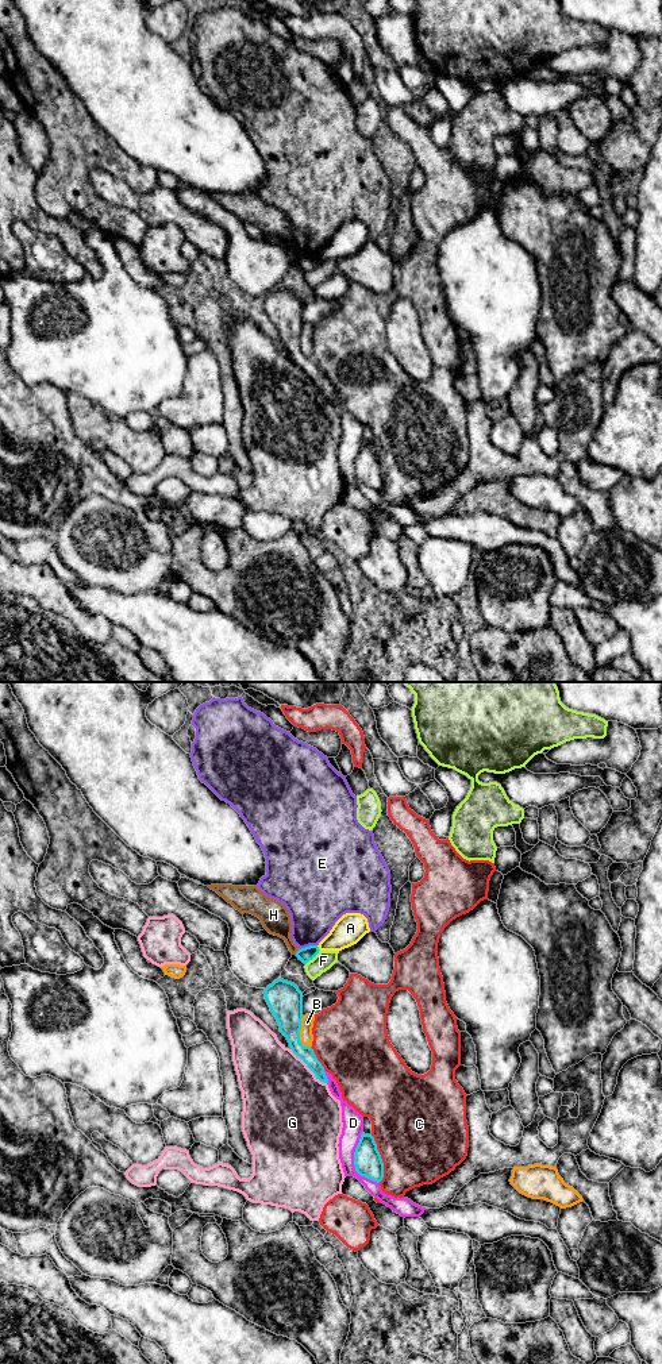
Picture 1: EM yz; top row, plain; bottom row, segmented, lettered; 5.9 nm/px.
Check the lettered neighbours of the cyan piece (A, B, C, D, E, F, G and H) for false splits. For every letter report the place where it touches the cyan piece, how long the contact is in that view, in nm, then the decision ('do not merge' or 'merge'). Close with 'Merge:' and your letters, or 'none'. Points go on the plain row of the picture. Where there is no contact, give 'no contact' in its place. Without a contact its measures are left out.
A: contact yz (318, 257); length 40 nm; do not merge
B: contact yz (299, 342); length 200 nm; do not merge
C: contact yz (381, 467); length 300 nm; do not merge
D: contact yz (354, 470); length 340 nm; do not merge
E: contact yz (307, 255); length 120 nm; do not merge
F: contact yz (312, 266); length 130 nm; do not merge
G: contact yz (307, 374); length 300 nm; do not merge
H: contact yz (296, 261); length 40 nm; do not merge
Merge: none

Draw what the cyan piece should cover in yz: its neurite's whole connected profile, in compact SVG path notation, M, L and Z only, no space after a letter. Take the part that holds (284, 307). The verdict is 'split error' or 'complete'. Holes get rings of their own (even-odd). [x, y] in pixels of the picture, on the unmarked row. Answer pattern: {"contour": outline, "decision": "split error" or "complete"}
{"contour": "M280 286L269 293L263 303L270 320L278 331L280 340L286 346L292 361L307 373L316 388L328 392L324 375L317 369L313 358L304 355L300 348L303 301L295 292Z", "decision": "complete"}

